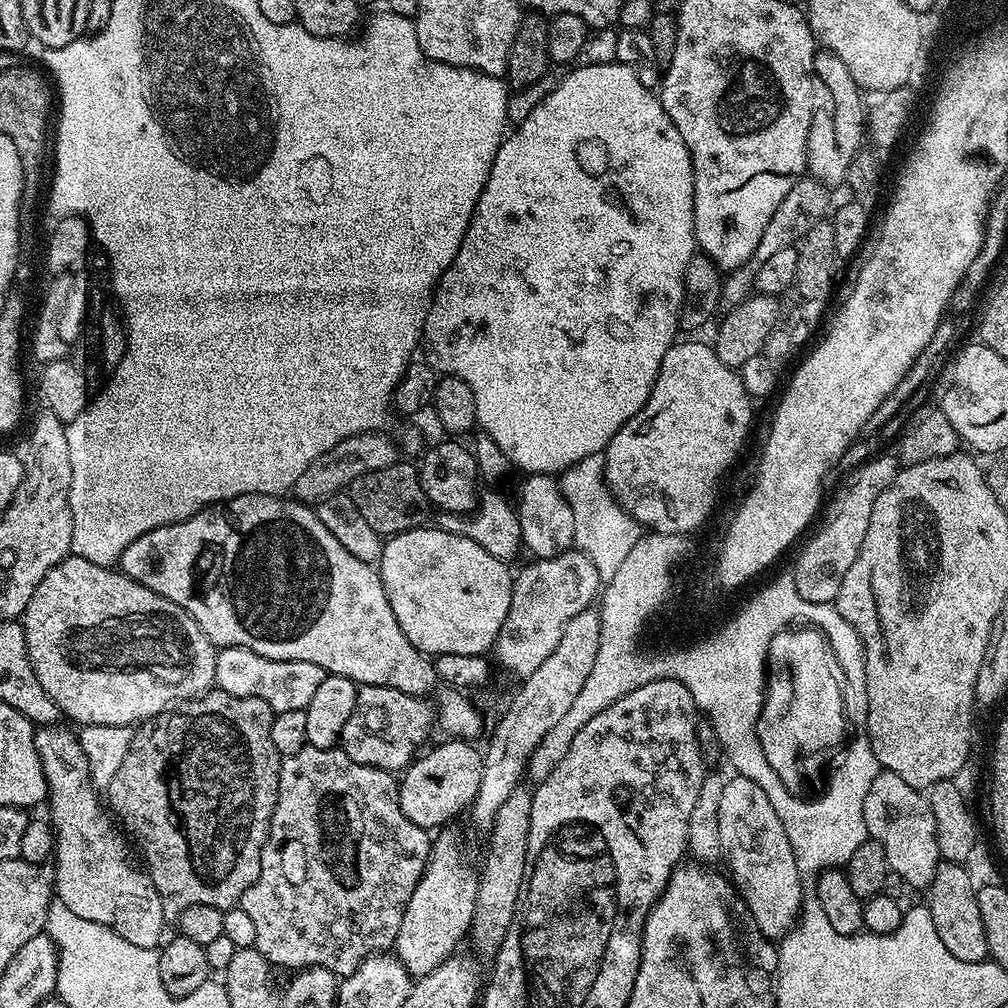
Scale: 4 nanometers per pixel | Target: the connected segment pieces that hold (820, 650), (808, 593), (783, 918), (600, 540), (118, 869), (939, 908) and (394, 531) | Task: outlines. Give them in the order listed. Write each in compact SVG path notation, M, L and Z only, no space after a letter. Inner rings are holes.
M789 626L784 631L774 634L774 638L768 647L768 662L766 665L766 691L764 693L764 705L759 716L756 717L756 737L762 746L762 754L771 757L775 752L784 748L783 740L802 739L794 745L798 753L806 753L810 759L816 759L825 752L827 747L839 747L842 740L839 736L846 732L846 726L842 722L842 698L844 692L838 687L840 673L837 667L837 658L833 648L828 644L827 635L820 632L816 626ZM820 739L824 739L825 745L820 745Z
M895 455L880 456L877 460L862 465L857 470L852 485L833 498L832 505L828 508L828 517L819 521L820 529L803 541L804 549L796 560L796 572L793 571L791 577L798 594L802 594L806 602L828 606L835 601L842 586L842 578L846 578L846 570L854 566L854 558L858 558L866 530L870 530L870 514L874 511L874 502L878 502L878 494L892 485L897 471L898 460Z
M736 774L725 779L722 798L718 802L718 838L723 859L728 859L727 871L730 879L744 905L750 910L758 930L767 940L779 942L795 929L800 909L806 899L806 893L800 883L802 877L798 870L798 862L794 858L794 850L790 846L790 838L786 838L786 830L782 826L782 818L774 811L770 798L766 798L766 790L758 786L758 782L750 782L750 778Z
M590 454L562 473L559 488L574 512L574 545L594 564L601 581L608 581L618 574L622 561L640 540L642 526L612 496L604 481L604 454Z
M40 726L36 728L36 749L42 758L42 770L48 783L46 808L52 811L50 823L56 834L55 899L61 900L69 910L74 910L74 914L78 914L78 918L86 918L90 922L98 922L102 926L106 926L117 932L122 938L126 938L126 942L134 942L134 946L159 949L165 939L164 903L160 901L158 890L148 877L147 871L139 863L136 865L132 861L132 856L128 853L129 841L126 839L125 833L114 823L113 817L106 811L101 797L100 800L96 797L99 795L97 789L92 787L92 777L88 774L88 759L80 745L79 735L75 731L71 732L68 728L60 727Z
M942 862L926 896L926 907L934 918L934 930L938 930L938 938L942 938L946 950L950 950L958 962L982 962L989 959L986 930L982 926L982 914L978 914L976 889L970 884L965 865Z
M397 462L386 466L386 470L374 470L370 474L362 474L350 485L350 495L354 506L358 506L358 514L374 526L381 538L397 536L400 532L409 532L427 525L430 505L422 490L420 474L415 463Z

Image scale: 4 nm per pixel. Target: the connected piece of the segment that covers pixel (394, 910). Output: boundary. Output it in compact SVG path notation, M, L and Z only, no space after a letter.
M311 746L298 750L298 754L286 756L280 762L280 777L278 778L278 802L274 806L272 825L262 850L262 866L260 877L242 894L238 907L254 922L254 947L263 954L269 965L281 964L291 970L306 968L325 968L337 978L354 974L362 962L371 956L384 954L395 945L398 930L402 926L402 914L406 914L406 906L410 902L410 894L414 894L414 886L418 886L424 877L428 859L432 853L433 837L429 829L418 826L402 814L400 805L400 790L398 780L393 773L354 762L344 753L343 748L313 748Z

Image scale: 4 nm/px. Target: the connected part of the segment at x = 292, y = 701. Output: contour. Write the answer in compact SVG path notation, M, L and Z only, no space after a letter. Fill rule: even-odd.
M242 646L220 648L214 662L215 687L219 691L238 698L262 698L262 702L272 707L273 713L307 708L325 675L324 668L314 666L314 662L275 660Z

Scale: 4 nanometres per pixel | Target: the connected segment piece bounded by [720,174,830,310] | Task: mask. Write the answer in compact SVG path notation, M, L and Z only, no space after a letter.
M808 174L792 187L790 194L786 194L786 198L782 198L782 206L778 206L778 210L774 210L770 222L766 222L766 230L762 230L762 242L758 242L758 250L754 250L752 257L741 268L731 269L723 277L720 285L720 299L725 309L732 309L736 304L742 303L743 300L753 295L758 266L762 266L762 262L766 262L766 258L770 258L778 250L799 244L800 239L815 224L821 223L829 215L828 192L830 192L829 185Z

